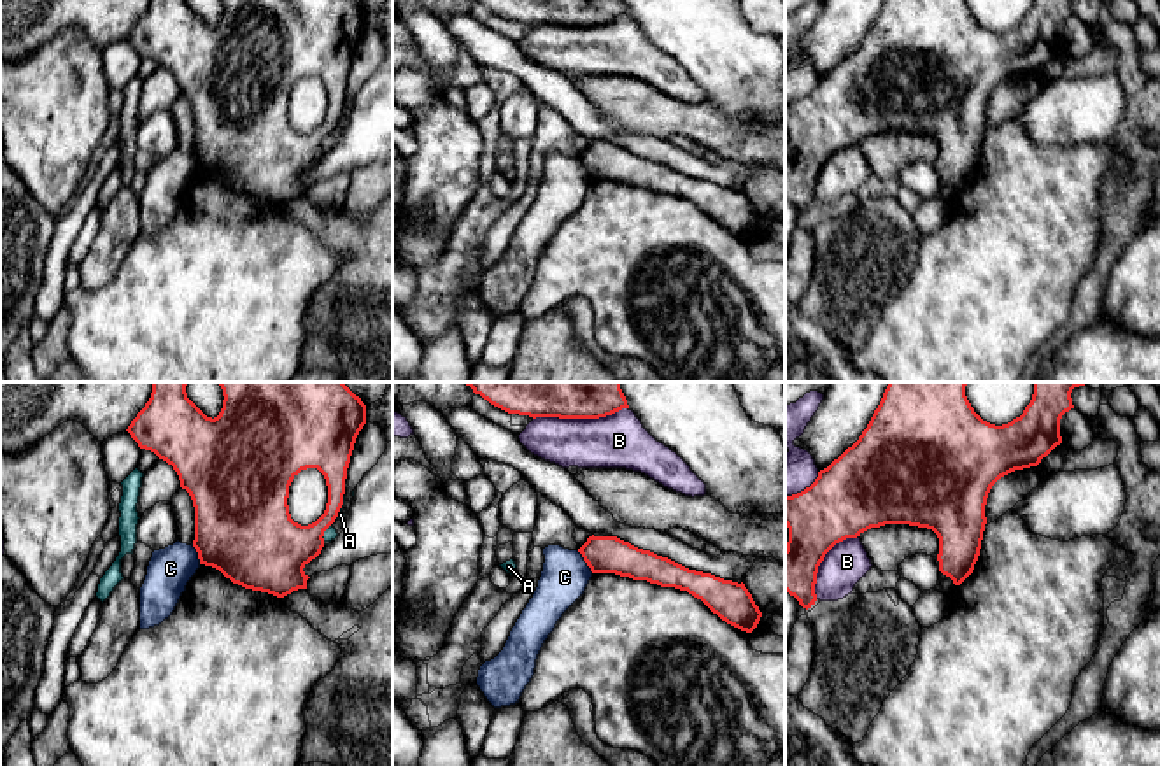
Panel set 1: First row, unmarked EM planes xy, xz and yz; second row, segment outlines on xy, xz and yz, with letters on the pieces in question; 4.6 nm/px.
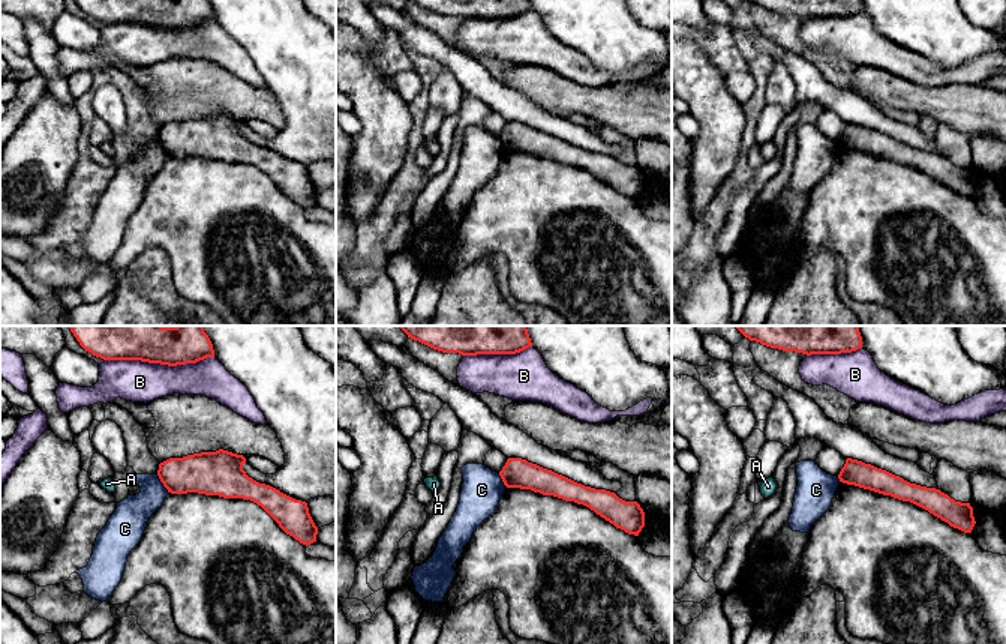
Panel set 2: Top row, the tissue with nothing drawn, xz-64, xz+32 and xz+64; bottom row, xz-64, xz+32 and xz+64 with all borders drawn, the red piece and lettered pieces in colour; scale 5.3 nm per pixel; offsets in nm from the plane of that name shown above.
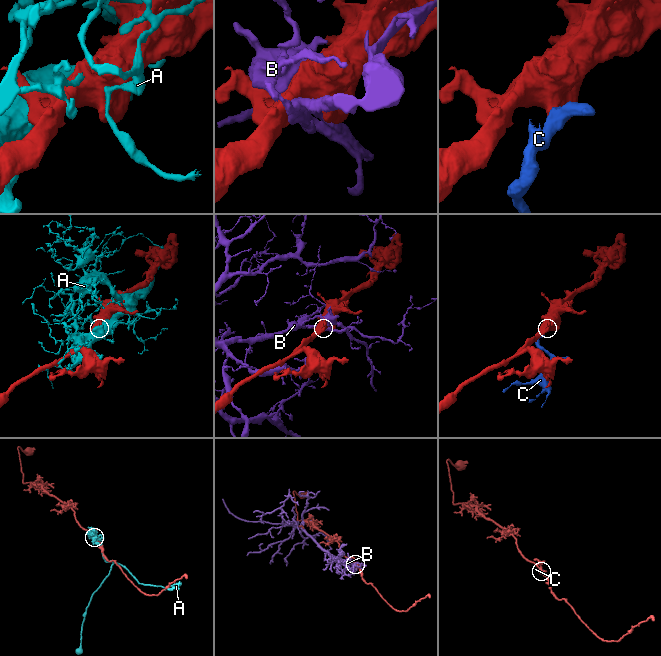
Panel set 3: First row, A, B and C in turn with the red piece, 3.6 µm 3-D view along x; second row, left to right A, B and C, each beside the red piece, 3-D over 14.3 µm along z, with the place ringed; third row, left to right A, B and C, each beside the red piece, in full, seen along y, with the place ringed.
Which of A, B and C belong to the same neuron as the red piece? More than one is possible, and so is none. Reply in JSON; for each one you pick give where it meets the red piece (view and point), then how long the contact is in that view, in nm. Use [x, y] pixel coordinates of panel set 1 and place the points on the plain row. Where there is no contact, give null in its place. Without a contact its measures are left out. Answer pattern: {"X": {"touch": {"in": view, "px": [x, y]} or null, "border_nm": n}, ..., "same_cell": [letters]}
{"same_cell": []}

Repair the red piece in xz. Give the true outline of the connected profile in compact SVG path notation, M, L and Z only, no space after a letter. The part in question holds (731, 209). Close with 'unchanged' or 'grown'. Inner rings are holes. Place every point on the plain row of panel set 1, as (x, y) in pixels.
M589 144L578 156L592 181L615 181L661 195L687 198L727 231L752 240L762 219L745 191L689 177L668 165L638 156L617 144Z; unchanged

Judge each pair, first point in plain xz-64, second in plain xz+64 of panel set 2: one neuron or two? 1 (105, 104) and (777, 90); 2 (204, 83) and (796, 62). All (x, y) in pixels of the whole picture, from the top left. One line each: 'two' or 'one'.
1: one
2: two

